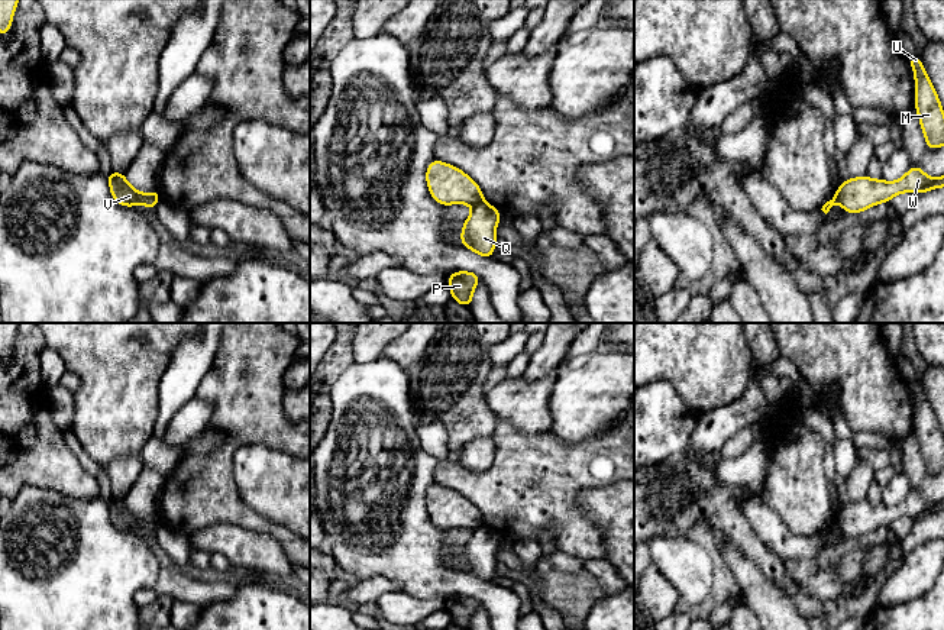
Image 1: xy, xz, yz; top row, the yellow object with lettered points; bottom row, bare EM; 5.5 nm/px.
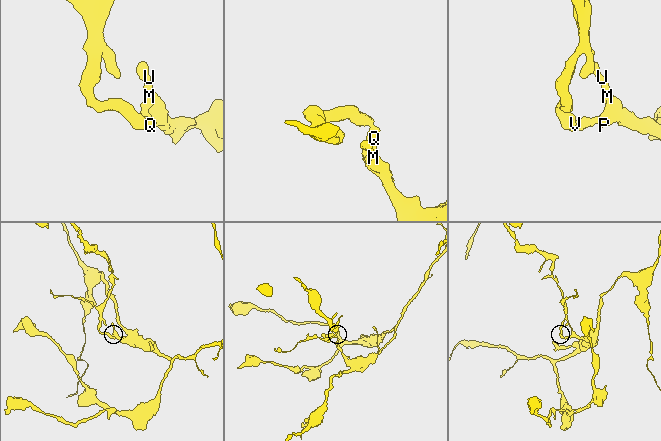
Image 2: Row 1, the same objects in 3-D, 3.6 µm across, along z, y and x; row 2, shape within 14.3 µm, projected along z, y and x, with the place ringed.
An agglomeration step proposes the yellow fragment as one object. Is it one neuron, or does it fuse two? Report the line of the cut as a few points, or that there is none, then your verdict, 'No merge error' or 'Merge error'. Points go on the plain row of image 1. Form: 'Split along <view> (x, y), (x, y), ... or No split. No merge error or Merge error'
Split along xz (482, 524), (474, 530). Merge error

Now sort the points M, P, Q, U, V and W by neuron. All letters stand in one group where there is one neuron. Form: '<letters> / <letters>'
M P Q U W / V

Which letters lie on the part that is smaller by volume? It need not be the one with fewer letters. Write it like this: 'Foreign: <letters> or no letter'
Foreign: V

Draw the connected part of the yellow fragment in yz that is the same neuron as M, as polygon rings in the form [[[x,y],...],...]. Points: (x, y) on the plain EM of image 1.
[[[918,379],[908,381],[915,401],[915,427],[927,472],[934,475],[944,469],[944,434]]]

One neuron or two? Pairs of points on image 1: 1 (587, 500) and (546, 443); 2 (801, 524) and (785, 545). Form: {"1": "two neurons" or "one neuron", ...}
{"1": "two neurons", "2": "two neurons"}

